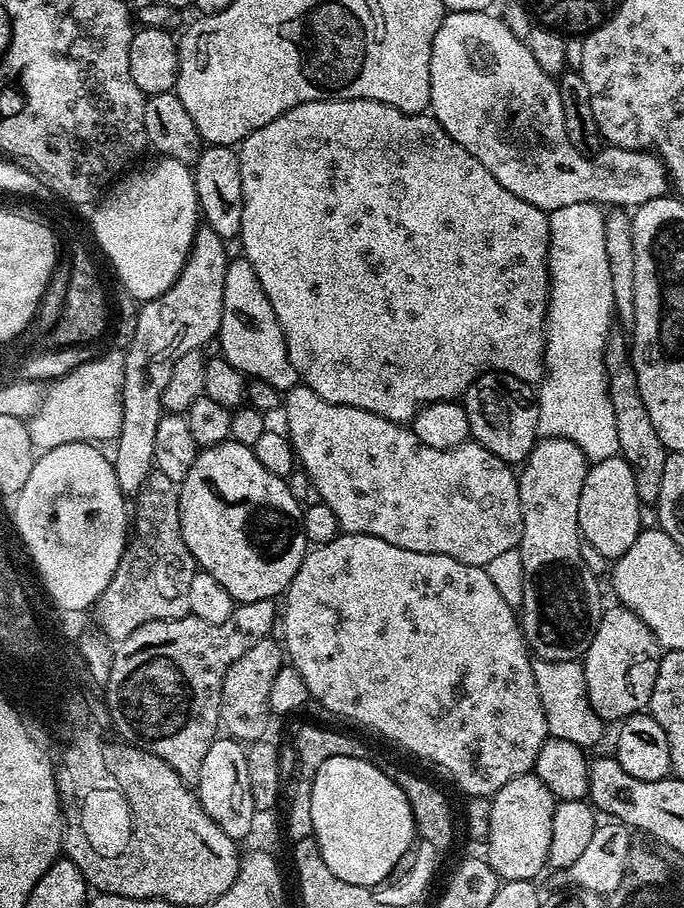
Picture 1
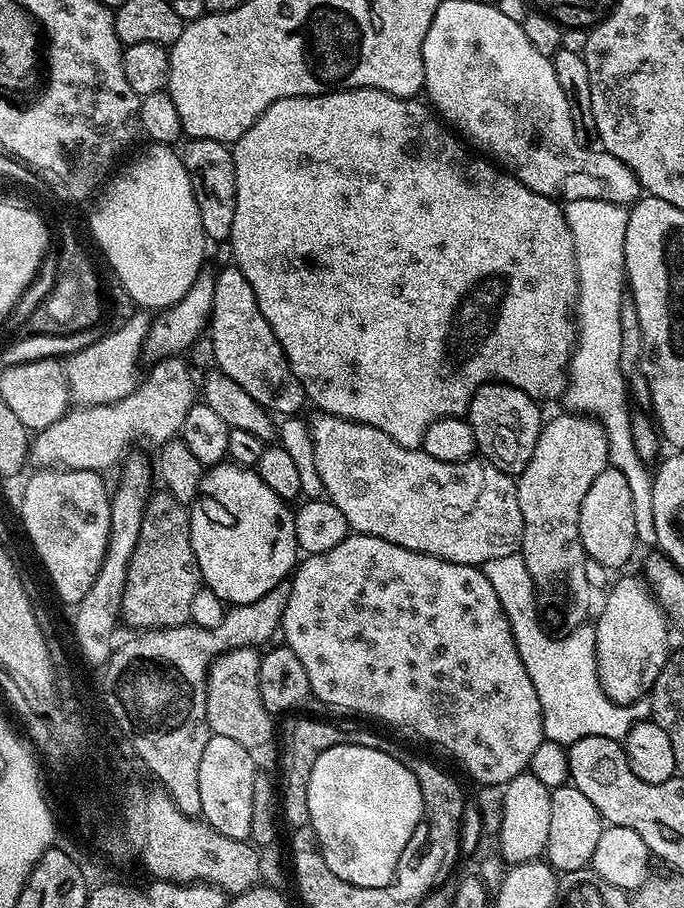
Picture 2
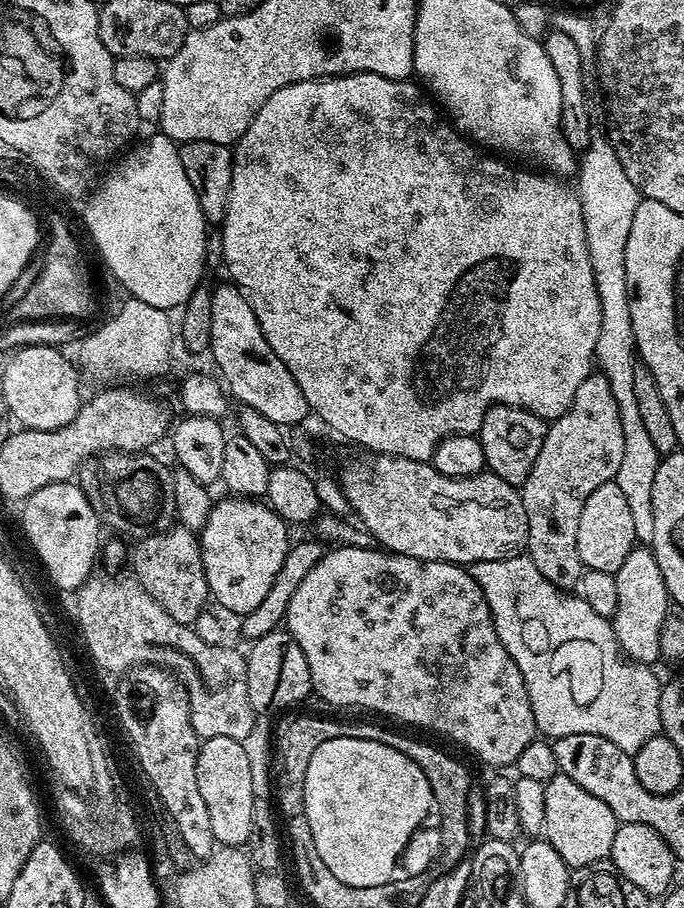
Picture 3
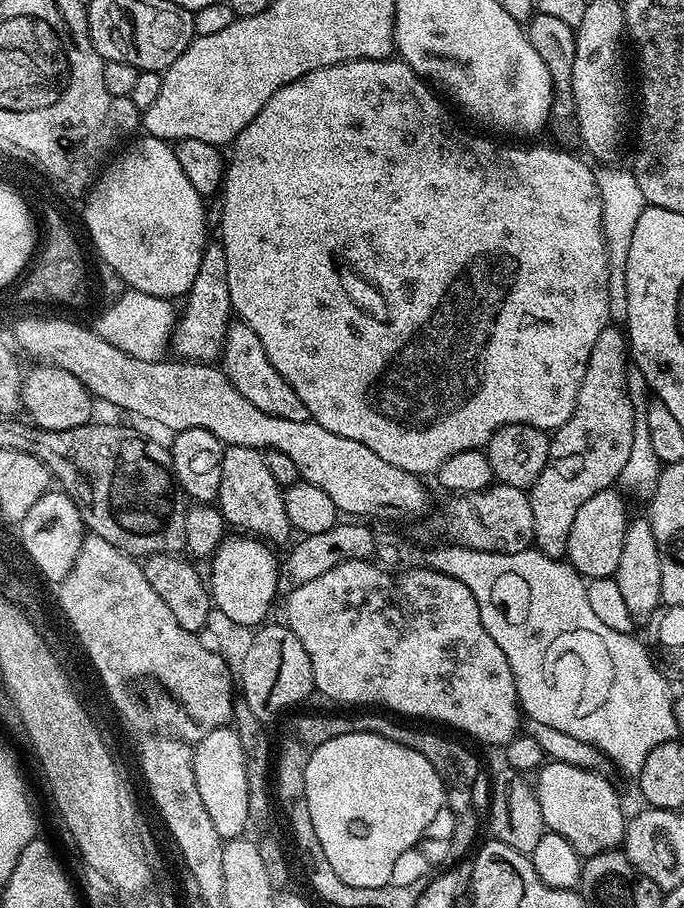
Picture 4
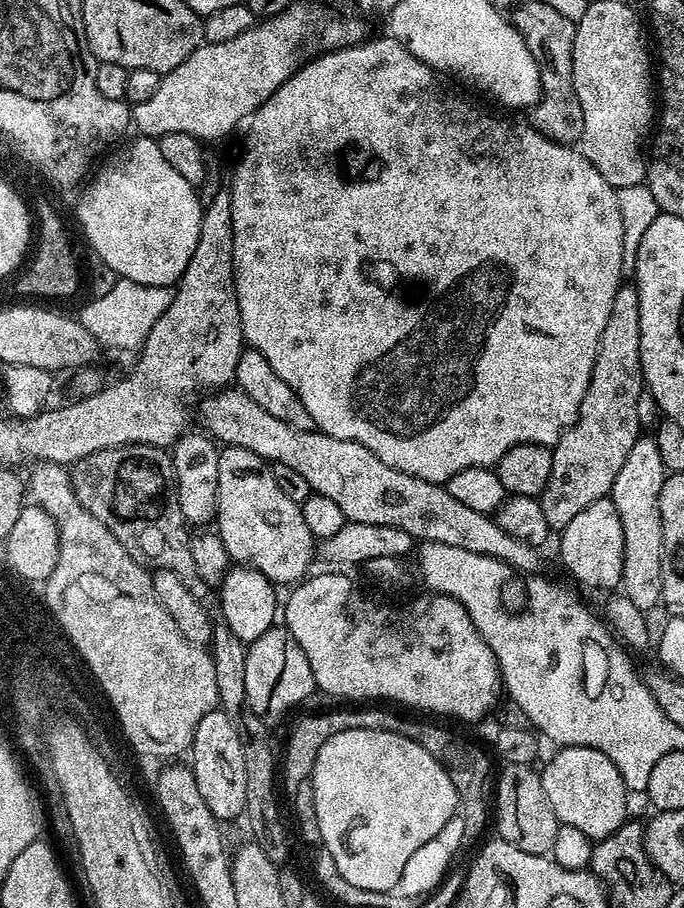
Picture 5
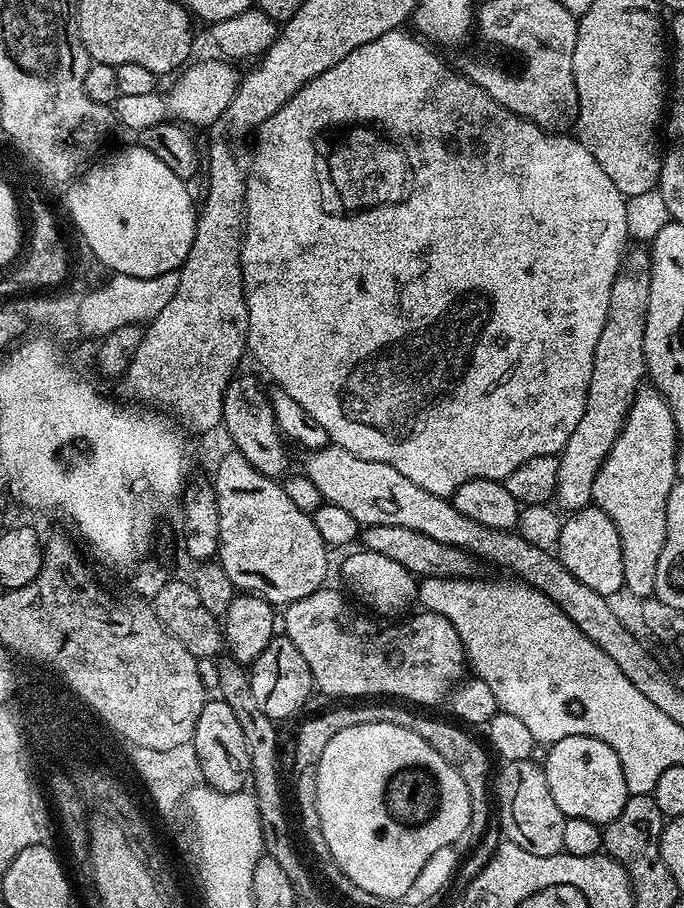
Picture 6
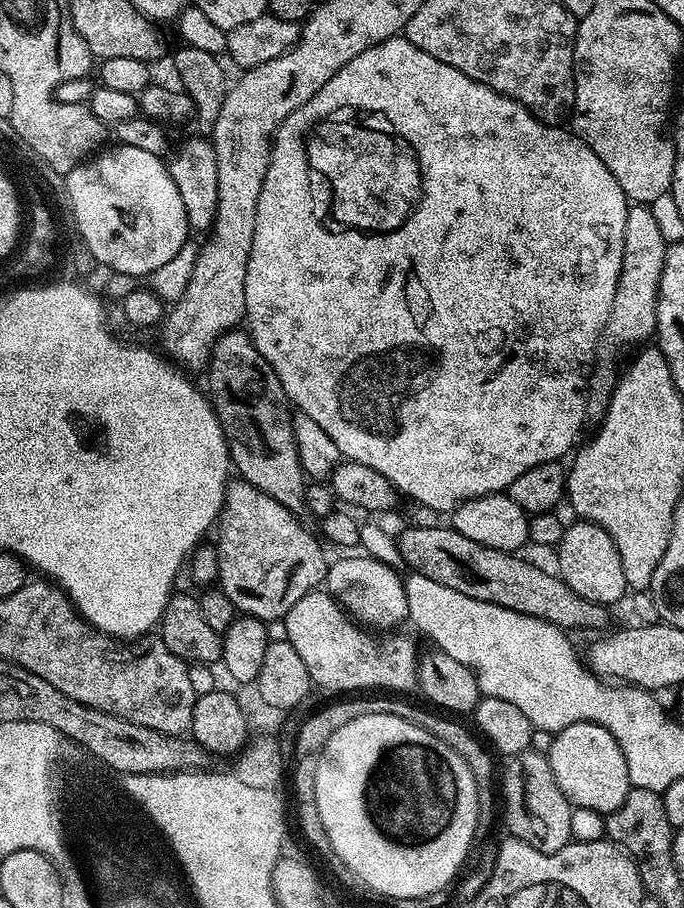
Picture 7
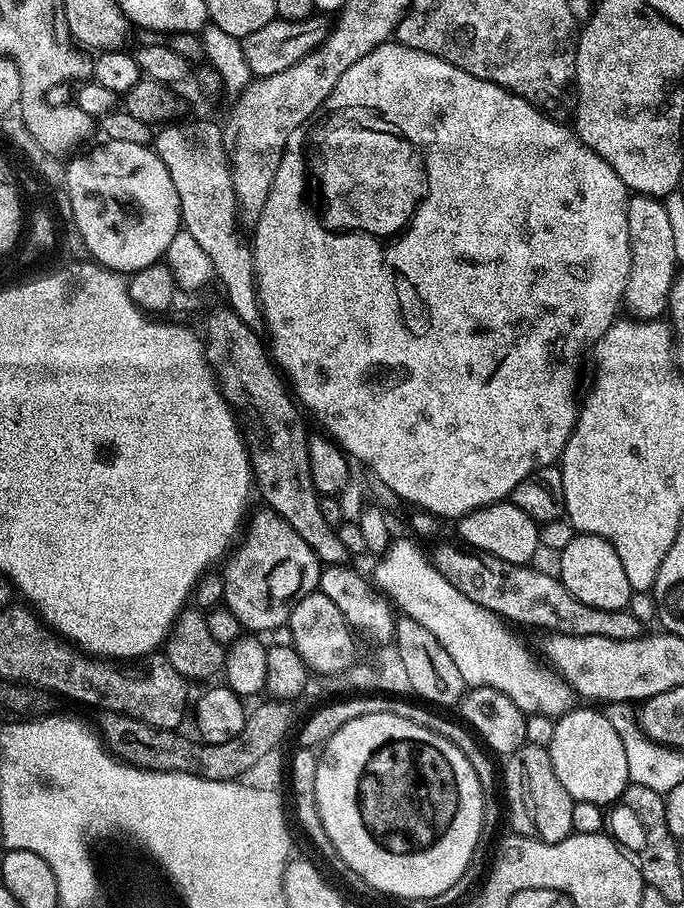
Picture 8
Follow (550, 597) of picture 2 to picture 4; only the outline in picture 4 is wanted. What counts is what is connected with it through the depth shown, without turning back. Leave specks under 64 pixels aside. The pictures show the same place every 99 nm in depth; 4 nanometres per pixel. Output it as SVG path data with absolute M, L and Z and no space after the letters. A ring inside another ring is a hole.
M609 326L598 334L590 362L578 390L572 416L551 433L546 466L528 492L530 510L534 510L535 547L542 554L560 558L568 551L570 526L586 501L619 481L630 450L634 446L634 406L628 393L630 349L627 335Z

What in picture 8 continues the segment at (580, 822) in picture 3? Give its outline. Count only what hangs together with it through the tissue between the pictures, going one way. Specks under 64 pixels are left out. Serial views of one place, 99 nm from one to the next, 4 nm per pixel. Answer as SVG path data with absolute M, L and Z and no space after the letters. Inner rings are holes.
M573 707L556 720L554 738L550 738L547 747L550 762L554 766L554 774L558 774L558 782L566 786L566 794L570 794L573 801L611 806L630 783L626 750L622 750L622 738L607 715L603 711L595 712L592 709L595 707L584 707L588 708Z

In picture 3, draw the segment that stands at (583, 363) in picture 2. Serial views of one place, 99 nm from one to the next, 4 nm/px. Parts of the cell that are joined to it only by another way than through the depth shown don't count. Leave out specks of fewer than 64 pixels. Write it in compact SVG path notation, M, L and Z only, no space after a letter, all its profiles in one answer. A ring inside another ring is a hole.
M593 138L587 141L586 147L588 148L578 160L578 177L580 176L580 184L578 183L578 195L582 202L582 214L584 215L584 221L586 222L586 236L588 242L588 249L590 250L590 262L592 263L592 269L594 270L594 278L596 279L596 289L598 290L598 298L600 299L600 305L602 306L602 330L598 334L598 342L596 343L596 354L594 357L595 363L598 365L599 371L602 375L612 384L612 393L614 398L618 402L618 412L622 418L622 432L626 438L626 454L622 454L622 466L618 470L615 482L618 486L622 486L622 494L626 494L626 502L630 502L630 514L636 516L636 538L641 545L651 545L654 538L654 506L652 505L652 499L650 498L650 490L654 490L654 470L658 470L662 456L654 450L654 446L650 443L650 438L646 434L646 426L642 422L642 413L638 411L638 398L634 395L634 366L638 362L638 353L636 350L636 339L634 338L634 322L630 322L630 302L628 301L628 287L626 286L626 238L630 238L630 226L634 223L634 212L638 210L638 206L641 202L641 195L637 188L634 186L634 182L630 182L630 178L626 178L626 170L622 170L622 162L618 162L618 156L612 145L608 143L604 138Z

